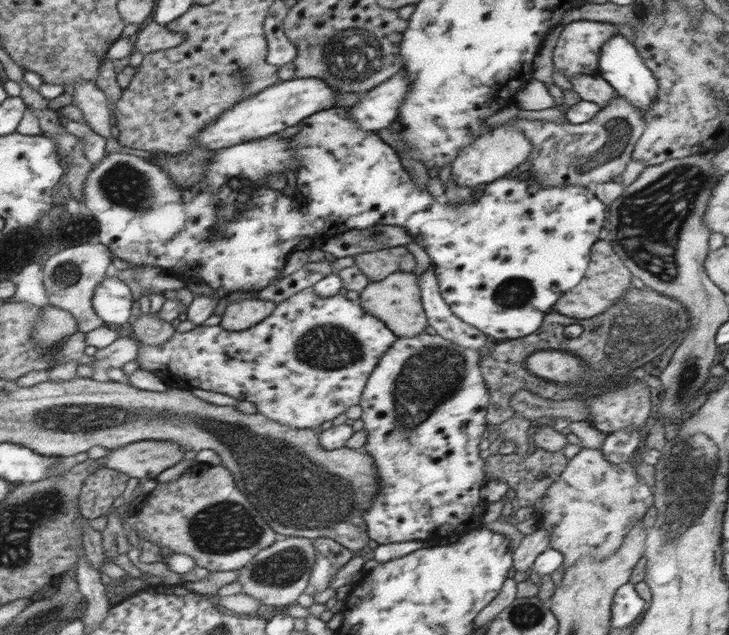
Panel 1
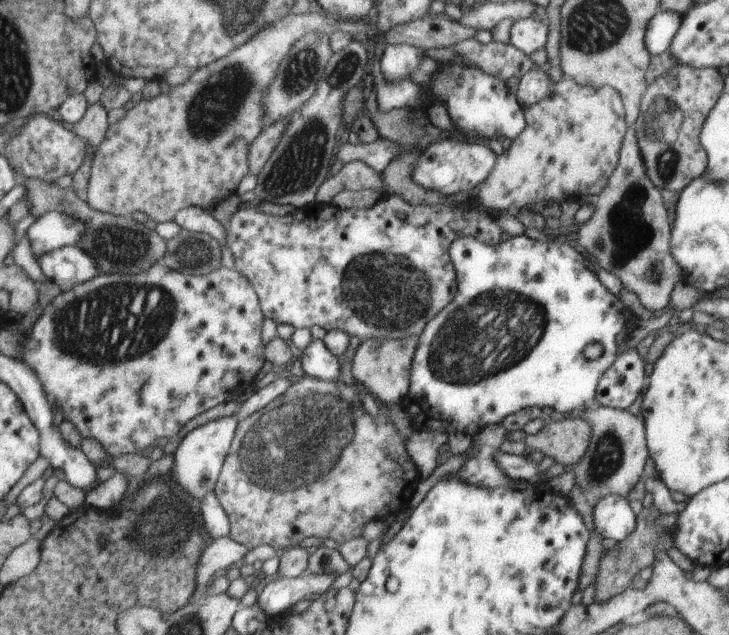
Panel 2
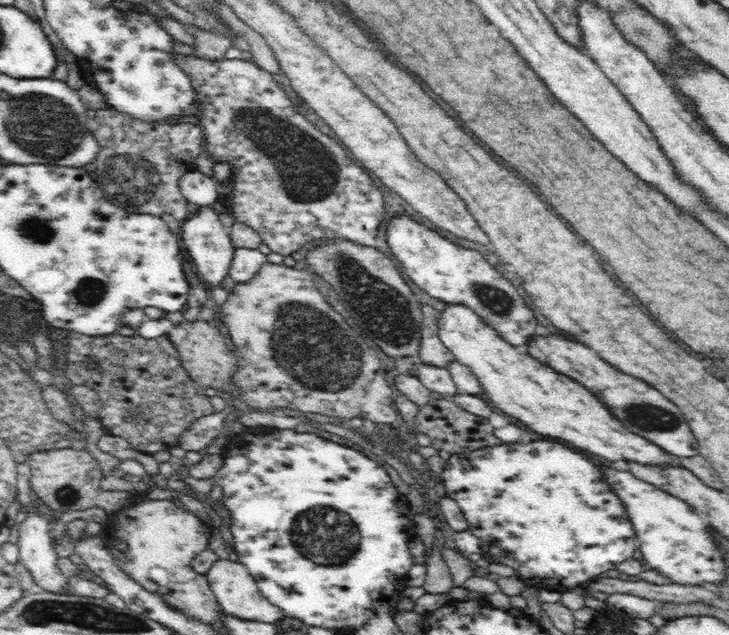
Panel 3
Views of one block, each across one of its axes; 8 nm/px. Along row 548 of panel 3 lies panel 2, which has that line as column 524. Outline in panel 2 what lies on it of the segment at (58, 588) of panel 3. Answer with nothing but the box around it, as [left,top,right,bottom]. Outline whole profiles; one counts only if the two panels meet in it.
[509,18,547,56]

